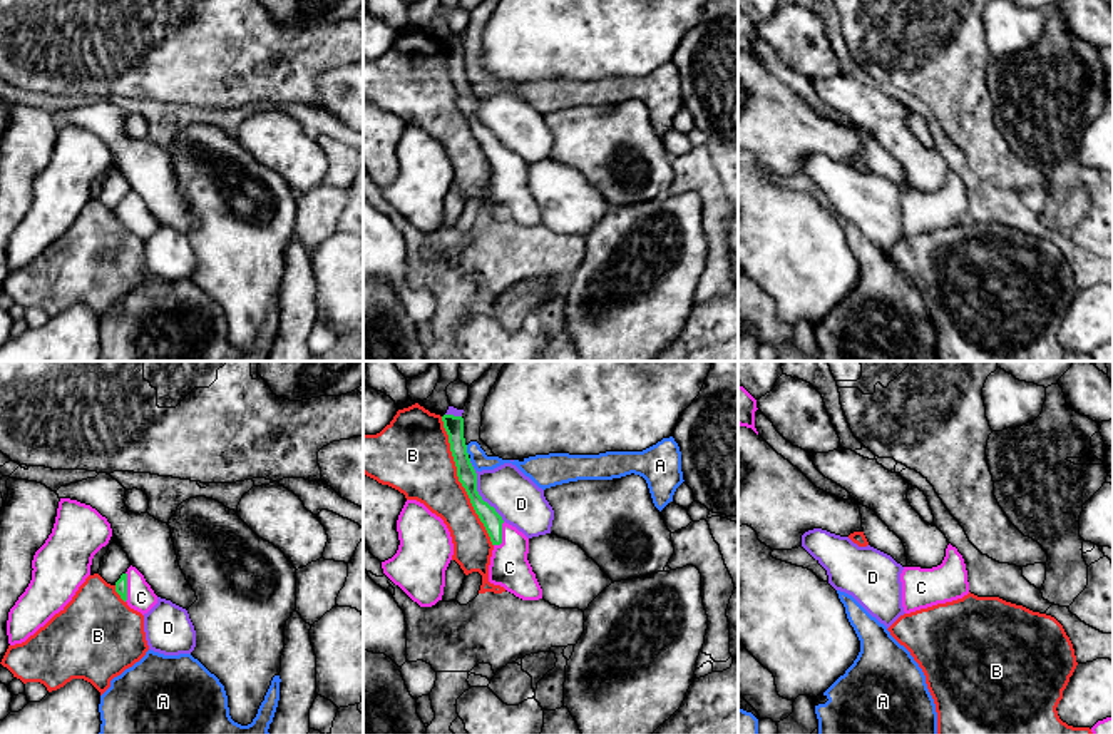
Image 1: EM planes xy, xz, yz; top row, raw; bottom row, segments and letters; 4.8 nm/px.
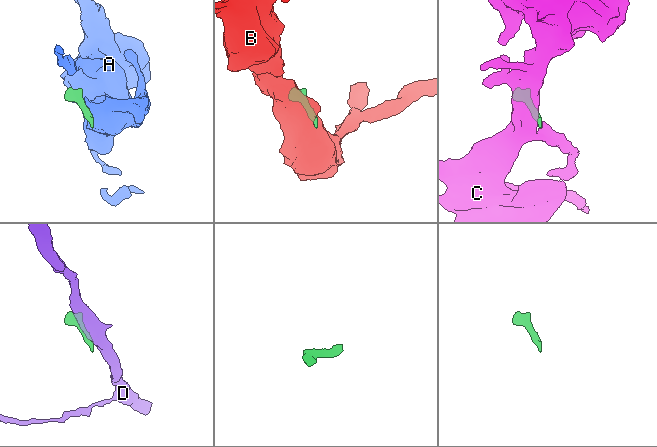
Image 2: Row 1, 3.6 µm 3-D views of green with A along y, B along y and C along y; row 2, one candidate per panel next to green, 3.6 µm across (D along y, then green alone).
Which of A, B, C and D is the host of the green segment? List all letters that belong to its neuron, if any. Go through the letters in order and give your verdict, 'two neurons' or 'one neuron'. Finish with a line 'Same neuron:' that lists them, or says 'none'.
A: two neurons
B: two neurons
C: one neuron
D: two neurons
Same neuron: C

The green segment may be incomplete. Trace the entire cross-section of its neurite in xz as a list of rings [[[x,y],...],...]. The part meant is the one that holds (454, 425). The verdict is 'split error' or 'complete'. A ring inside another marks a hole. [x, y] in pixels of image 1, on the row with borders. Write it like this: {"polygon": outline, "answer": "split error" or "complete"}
{"polygon": [[[444,415],[442,421],[449,435],[459,482],[465,488],[470,503],[494,545],[489,565],[489,582],[504,587],[522,600],[542,599],[542,589],[527,560],[529,538],[515,527],[505,523],[495,508],[484,502],[477,492],[477,473],[470,463],[464,438],[464,418]]], "answer": "split error"}

